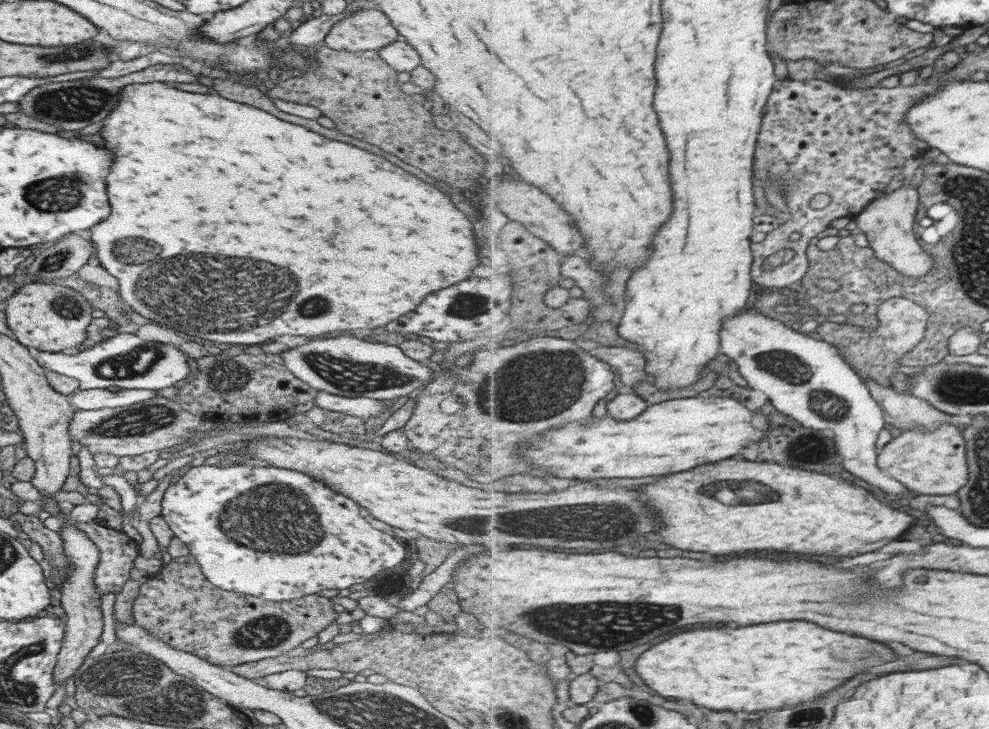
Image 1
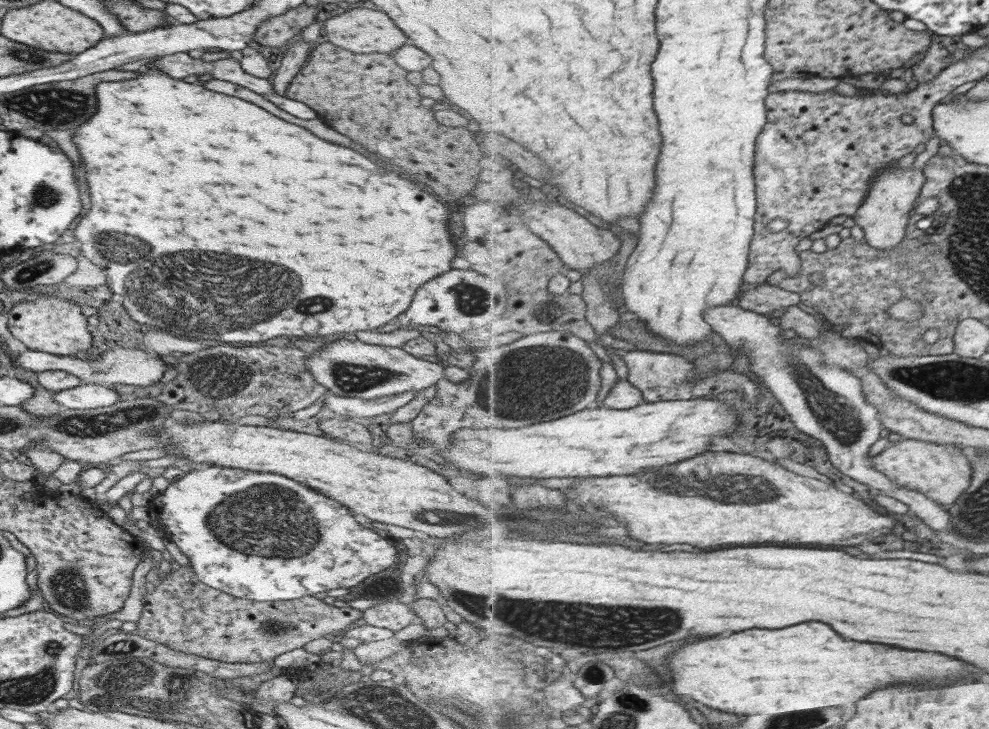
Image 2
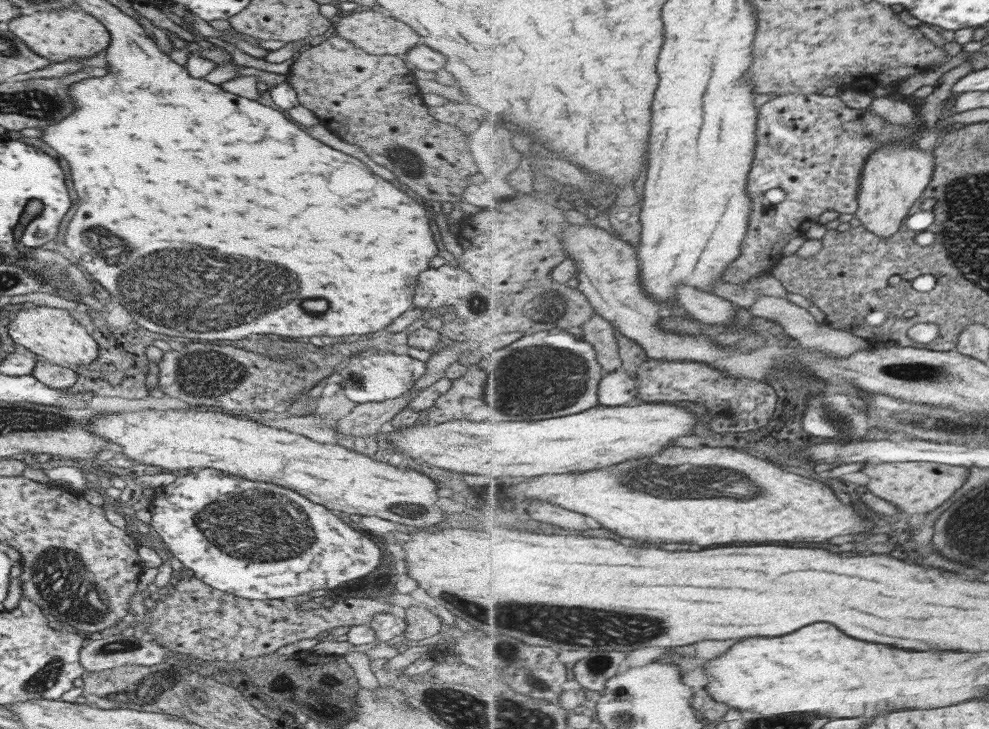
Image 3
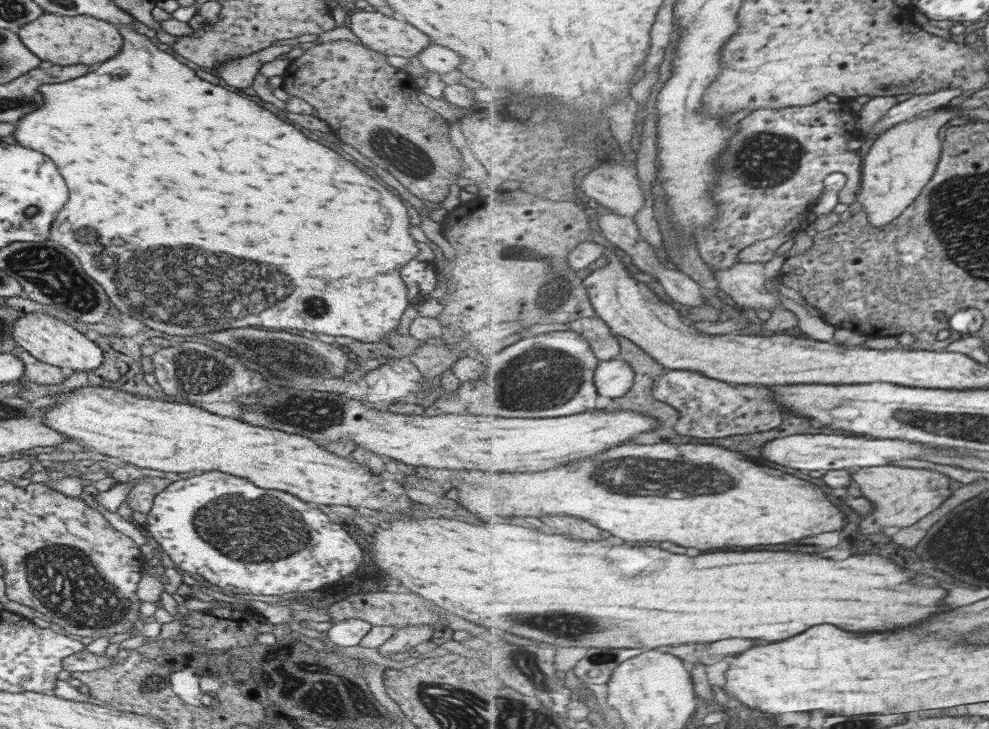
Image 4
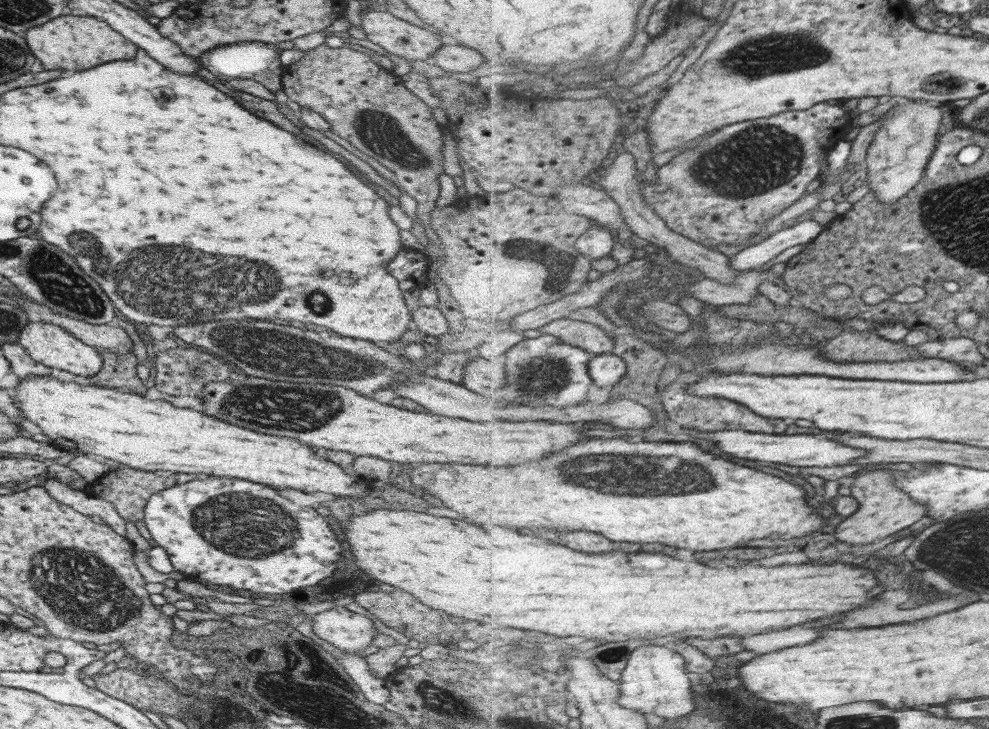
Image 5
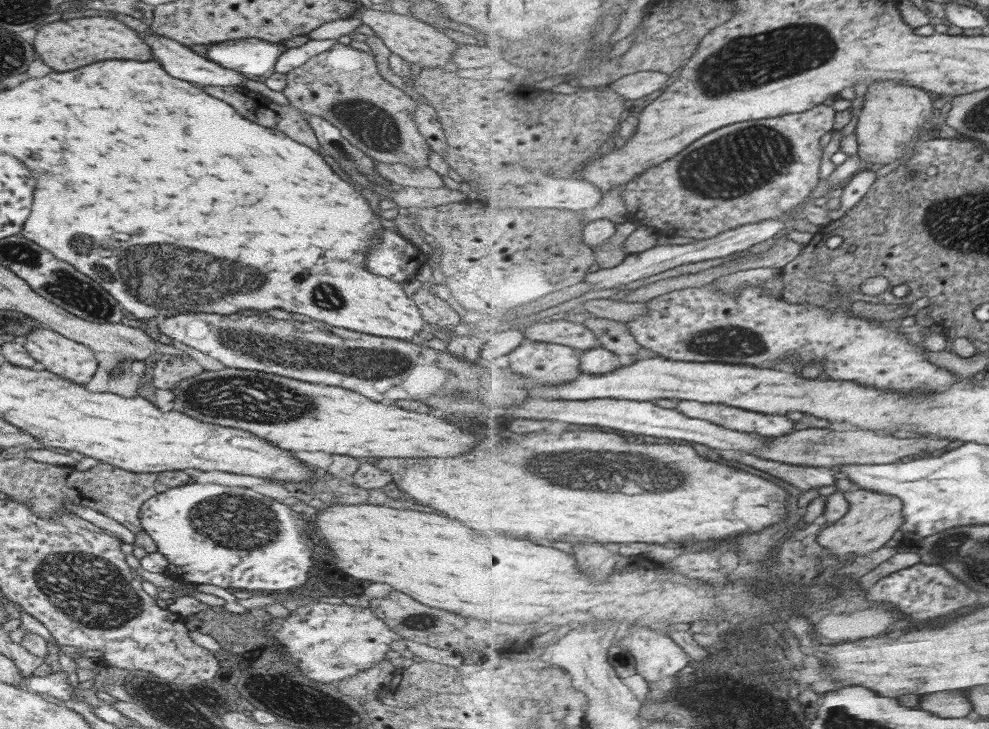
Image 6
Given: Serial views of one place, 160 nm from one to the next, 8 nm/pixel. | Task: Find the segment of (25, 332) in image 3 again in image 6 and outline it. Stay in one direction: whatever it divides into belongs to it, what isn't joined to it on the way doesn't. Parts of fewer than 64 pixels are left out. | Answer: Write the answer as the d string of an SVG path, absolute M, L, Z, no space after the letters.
M45 327L34 329L21 339L24 350L33 358L38 367L52 372L61 379L84 387L94 375L97 367L93 352L83 344L75 343Z

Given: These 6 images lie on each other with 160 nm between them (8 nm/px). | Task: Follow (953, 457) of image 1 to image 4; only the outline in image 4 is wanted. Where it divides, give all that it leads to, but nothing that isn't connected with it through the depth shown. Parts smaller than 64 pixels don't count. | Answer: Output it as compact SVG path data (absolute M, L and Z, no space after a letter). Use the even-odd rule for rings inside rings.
M879 466L861 468L851 473L852 482L858 486L861 496L873 503L873 511L859 524L859 534L873 534L877 530L890 532L917 524L921 518L935 512L944 500L951 496L951 480L945 474L921 468ZM925 482L925 486L921 486Z

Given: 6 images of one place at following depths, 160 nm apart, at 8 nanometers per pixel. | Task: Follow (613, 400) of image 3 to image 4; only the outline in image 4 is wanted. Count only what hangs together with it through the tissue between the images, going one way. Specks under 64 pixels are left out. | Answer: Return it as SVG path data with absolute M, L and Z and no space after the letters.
M625 360L601 361L596 368L595 383L599 395L619 398L635 386L635 371Z

